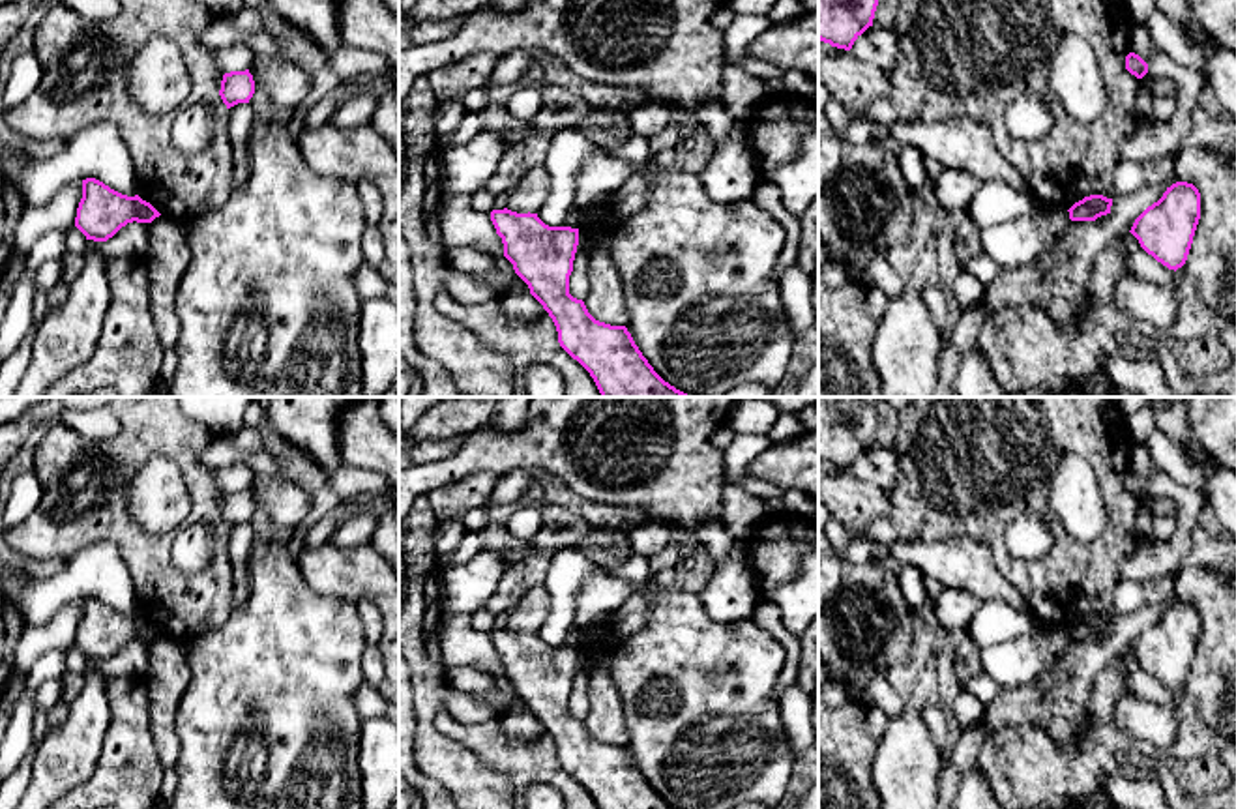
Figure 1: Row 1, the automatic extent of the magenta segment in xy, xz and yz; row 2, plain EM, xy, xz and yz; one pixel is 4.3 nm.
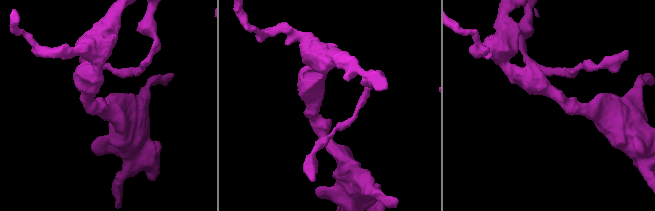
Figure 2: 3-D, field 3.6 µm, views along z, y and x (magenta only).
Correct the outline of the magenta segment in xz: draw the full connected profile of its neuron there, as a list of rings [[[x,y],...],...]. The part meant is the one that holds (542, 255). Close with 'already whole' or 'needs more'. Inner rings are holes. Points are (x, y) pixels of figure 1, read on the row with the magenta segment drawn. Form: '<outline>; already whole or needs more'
[[[493,210],[504,257],[552,318],[560,346],[594,378],[601,397],[691,397],[665,382],[625,326],[596,320],[569,294],[579,228],[549,227],[537,213]]]; already whole

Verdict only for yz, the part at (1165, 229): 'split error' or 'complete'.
complete

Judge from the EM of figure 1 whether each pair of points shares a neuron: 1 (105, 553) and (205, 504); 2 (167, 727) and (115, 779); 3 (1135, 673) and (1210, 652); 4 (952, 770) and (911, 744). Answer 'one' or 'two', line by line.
1: two
2: two
3: two
4: two

